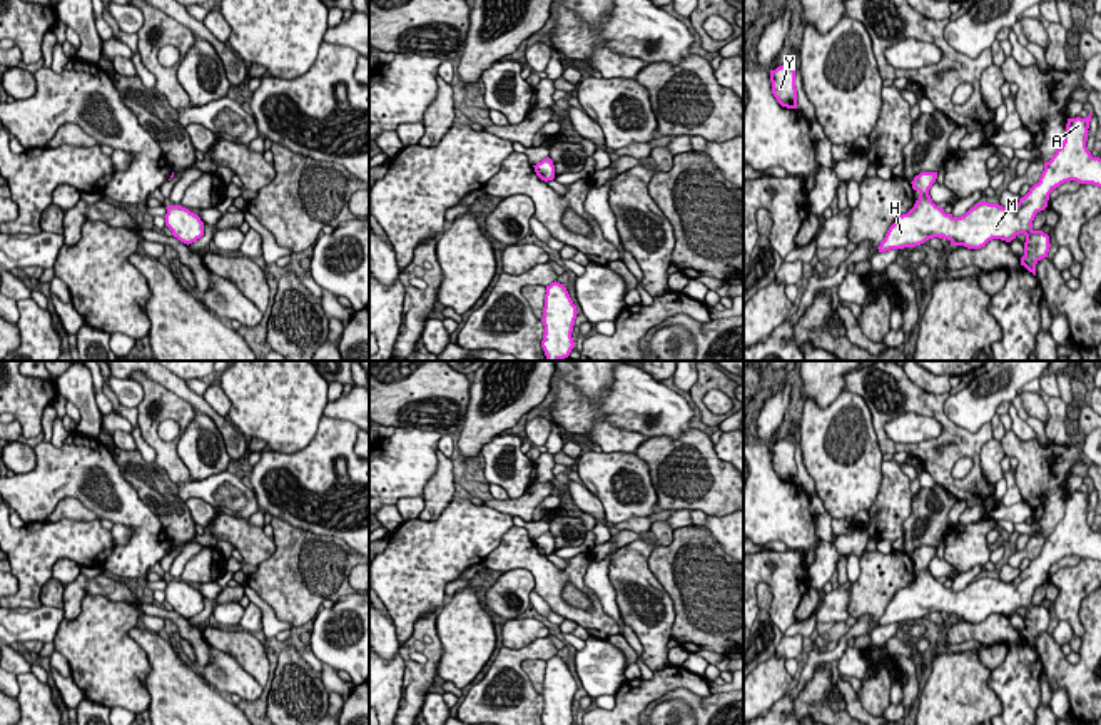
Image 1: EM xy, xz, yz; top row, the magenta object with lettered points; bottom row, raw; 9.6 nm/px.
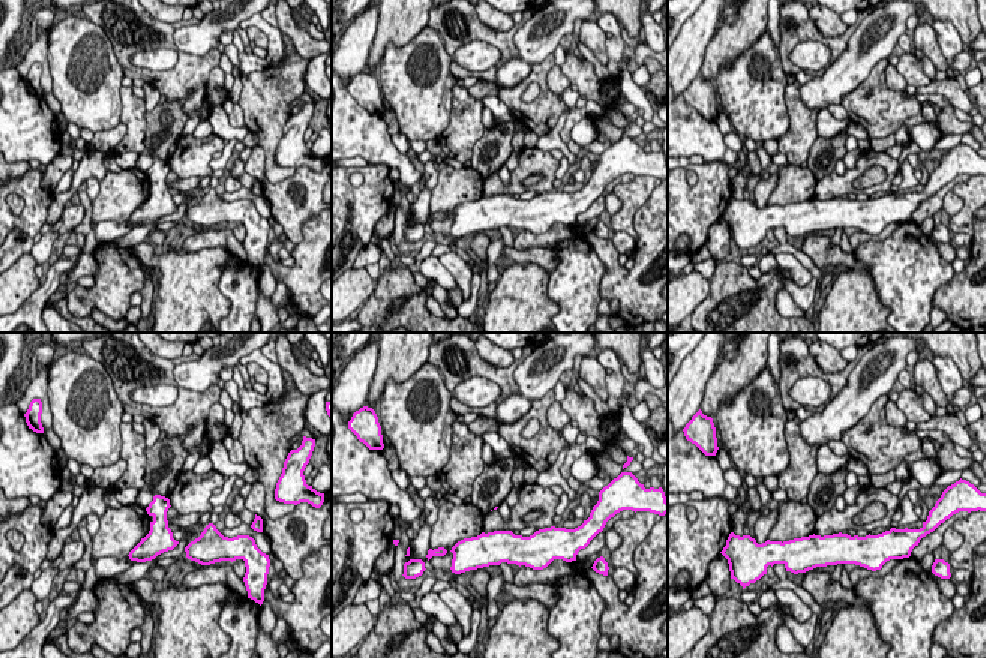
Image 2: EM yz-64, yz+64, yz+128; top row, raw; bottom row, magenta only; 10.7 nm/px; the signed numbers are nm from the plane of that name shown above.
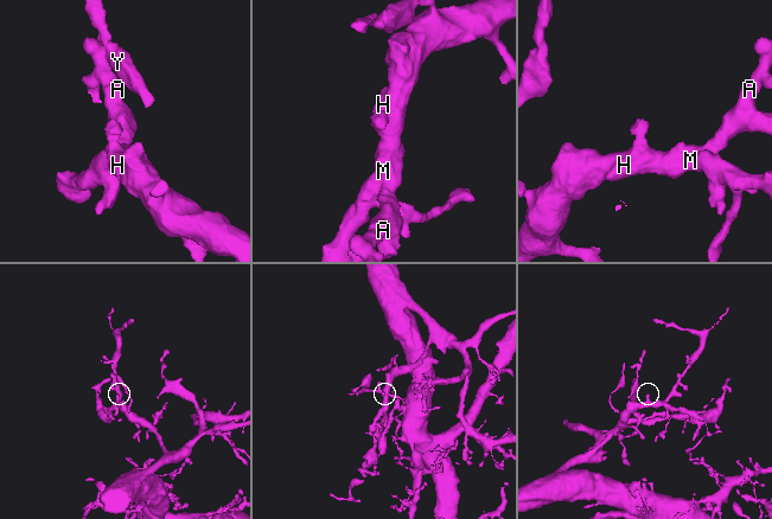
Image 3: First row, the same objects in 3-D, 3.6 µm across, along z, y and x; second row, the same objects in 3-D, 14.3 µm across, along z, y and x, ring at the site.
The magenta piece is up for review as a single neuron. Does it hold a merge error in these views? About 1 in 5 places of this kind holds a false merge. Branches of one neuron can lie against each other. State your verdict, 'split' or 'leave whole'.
leave whole

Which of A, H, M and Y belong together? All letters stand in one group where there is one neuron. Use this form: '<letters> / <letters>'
A H M Y

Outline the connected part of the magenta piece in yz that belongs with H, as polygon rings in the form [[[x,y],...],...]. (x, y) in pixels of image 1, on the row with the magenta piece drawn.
[[[1091,110],[1086,119],[1068,119],[1064,142],[1051,160],[1044,162],[1039,182],[1009,209],[977,202],[961,217],[946,214],[929,195],[937,172],[921,172],[911,182],[912,189],[919,192],[919,199],[889,227],[877,247],[879,252],[916,247],[934,237],[944,237],[952,246],[981,249],[992,239],[1011,242],[1024,234],[1021,266],[1036,276],[1036,264],[1048,257],[1051,244],[1048,234],[1033,229],[1033,221],[1048,207],[1049,194],[1069,180],[1101,187],[1101,159],[1093,157],[1086,147],[1089,122]]]

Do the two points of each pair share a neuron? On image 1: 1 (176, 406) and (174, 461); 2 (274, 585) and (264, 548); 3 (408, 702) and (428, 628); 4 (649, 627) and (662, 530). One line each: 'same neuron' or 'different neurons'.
1: same neuron
2: different neurons
3: same neuron
4: same neuron

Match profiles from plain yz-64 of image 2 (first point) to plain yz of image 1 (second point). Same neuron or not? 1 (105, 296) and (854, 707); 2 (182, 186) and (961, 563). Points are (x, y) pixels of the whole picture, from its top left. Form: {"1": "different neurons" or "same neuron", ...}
{"1": "different neurons", "2": "different neurons"}

